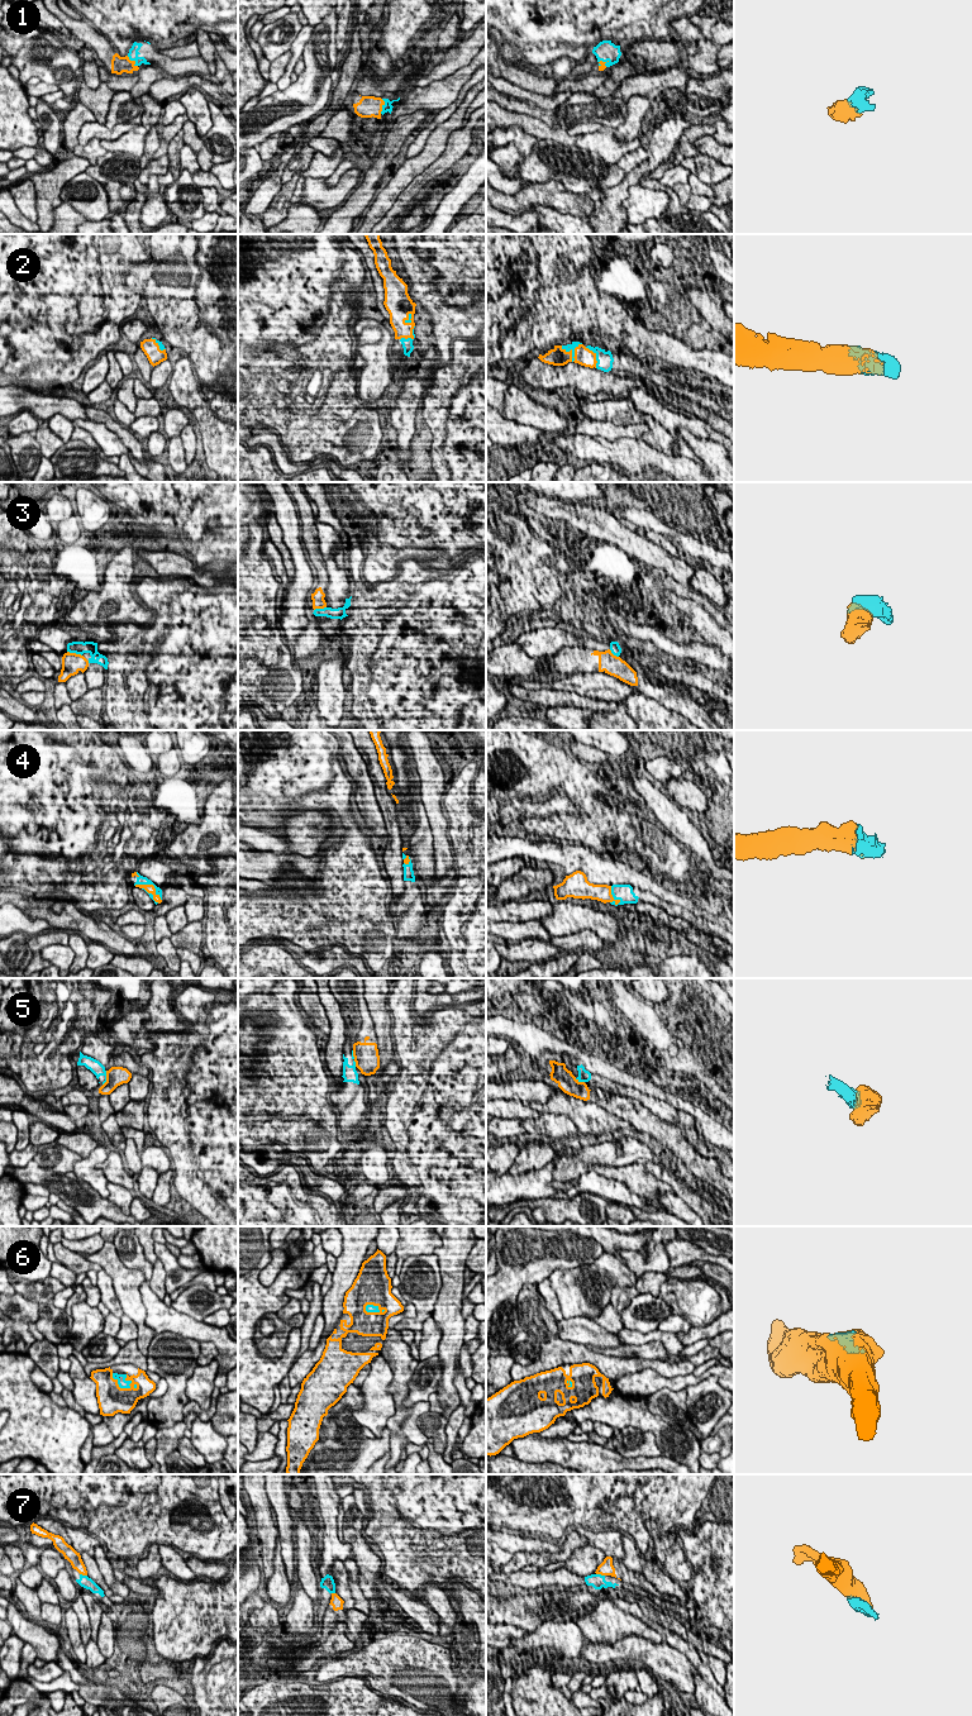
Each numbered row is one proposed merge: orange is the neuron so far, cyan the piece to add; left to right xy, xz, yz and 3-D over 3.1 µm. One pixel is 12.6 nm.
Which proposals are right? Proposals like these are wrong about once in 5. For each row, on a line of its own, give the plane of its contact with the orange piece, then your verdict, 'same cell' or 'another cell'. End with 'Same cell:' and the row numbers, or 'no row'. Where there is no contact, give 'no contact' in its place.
1: meets orange in xy; same cell
2: meets orange in yz; same cell
3: meets orange in xy; another cell
4: meets orange in xy; same cell
5: meets orange in xy; another cell
6: meets orange in xy; same cell
7: meets orange in yz; another cell
Same cell: 1, 2, 4, 6

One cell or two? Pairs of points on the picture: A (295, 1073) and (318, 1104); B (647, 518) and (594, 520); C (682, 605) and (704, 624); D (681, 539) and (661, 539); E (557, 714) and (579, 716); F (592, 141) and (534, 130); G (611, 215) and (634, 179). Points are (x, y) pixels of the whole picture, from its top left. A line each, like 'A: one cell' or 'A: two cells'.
A: one cell
B: two cells
C: one cell
D: two cells
E: one cell
F: one cell
G: one cell

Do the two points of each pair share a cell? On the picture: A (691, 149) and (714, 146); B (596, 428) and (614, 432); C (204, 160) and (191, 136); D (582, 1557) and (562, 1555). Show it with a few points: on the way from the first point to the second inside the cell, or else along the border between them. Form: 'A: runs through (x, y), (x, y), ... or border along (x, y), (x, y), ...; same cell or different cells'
A: border along (711, 134), (704, 134), (695, 142), (699, 152); different cells
B: runs through (600, 429), (610, 432); same cell
C: runs through (203, 153), (195, 142); same cell
D: border along (589, 1544), (577, 1548), (567, 1559); different cells

